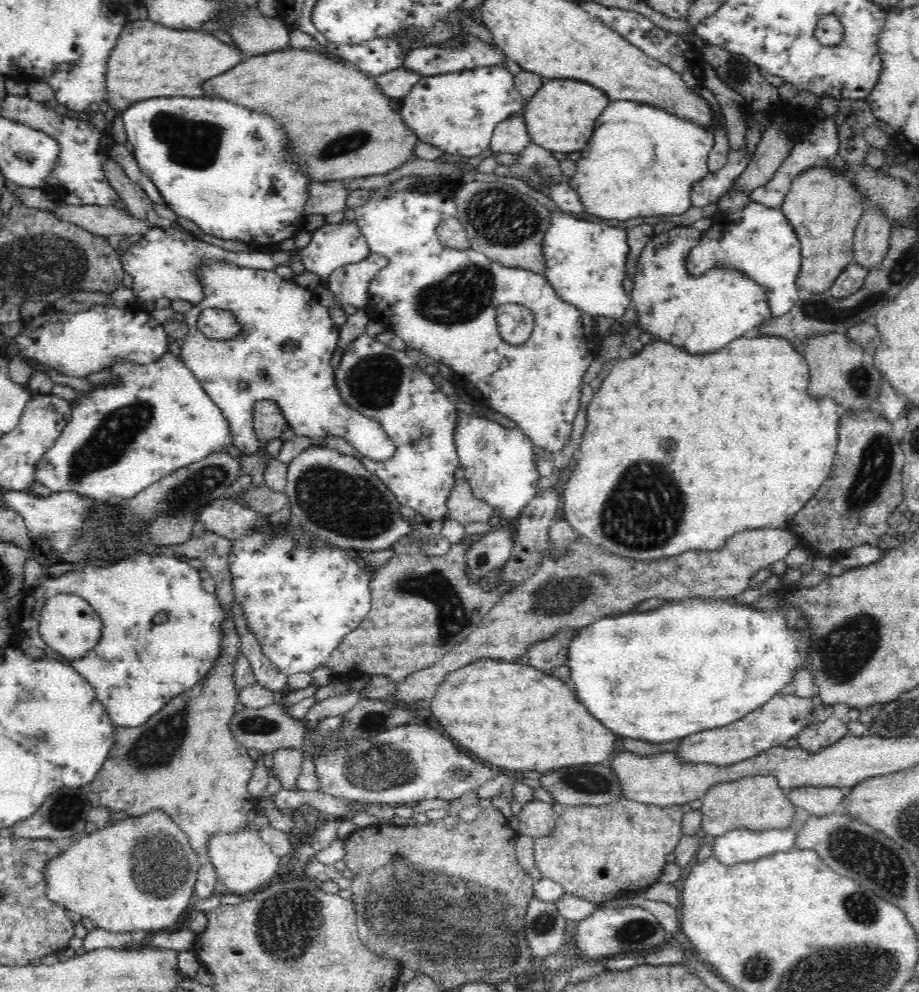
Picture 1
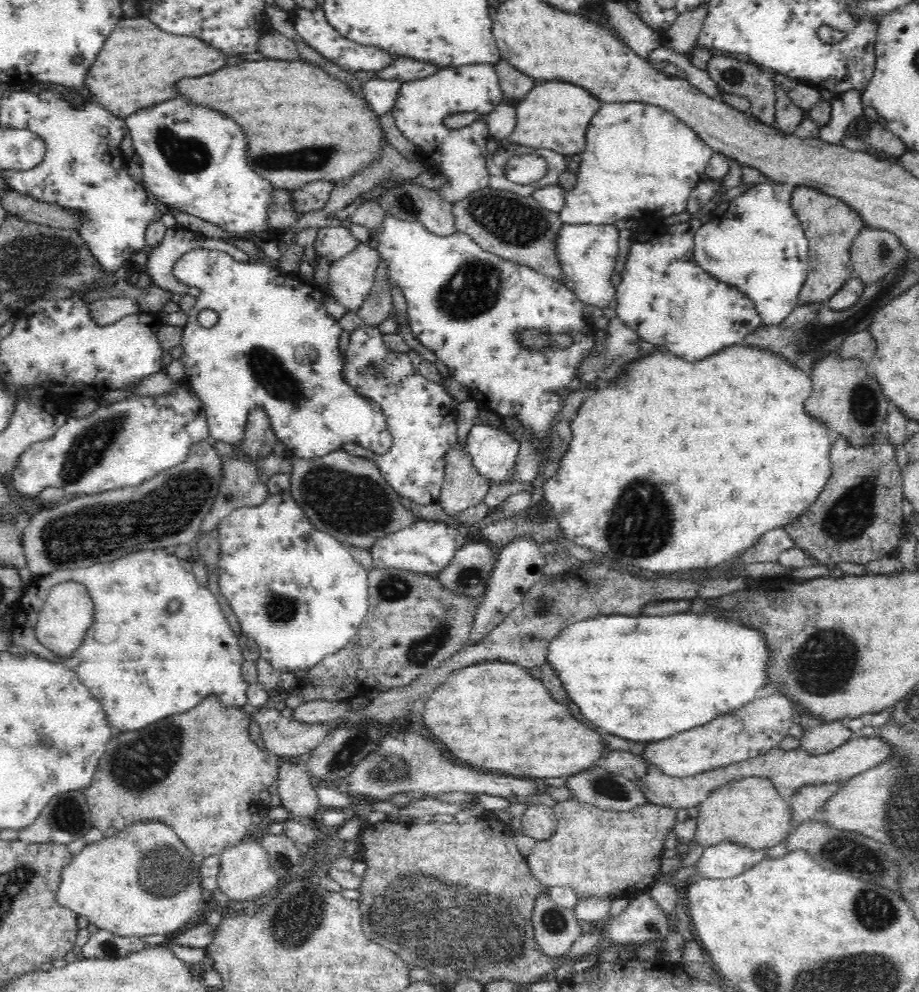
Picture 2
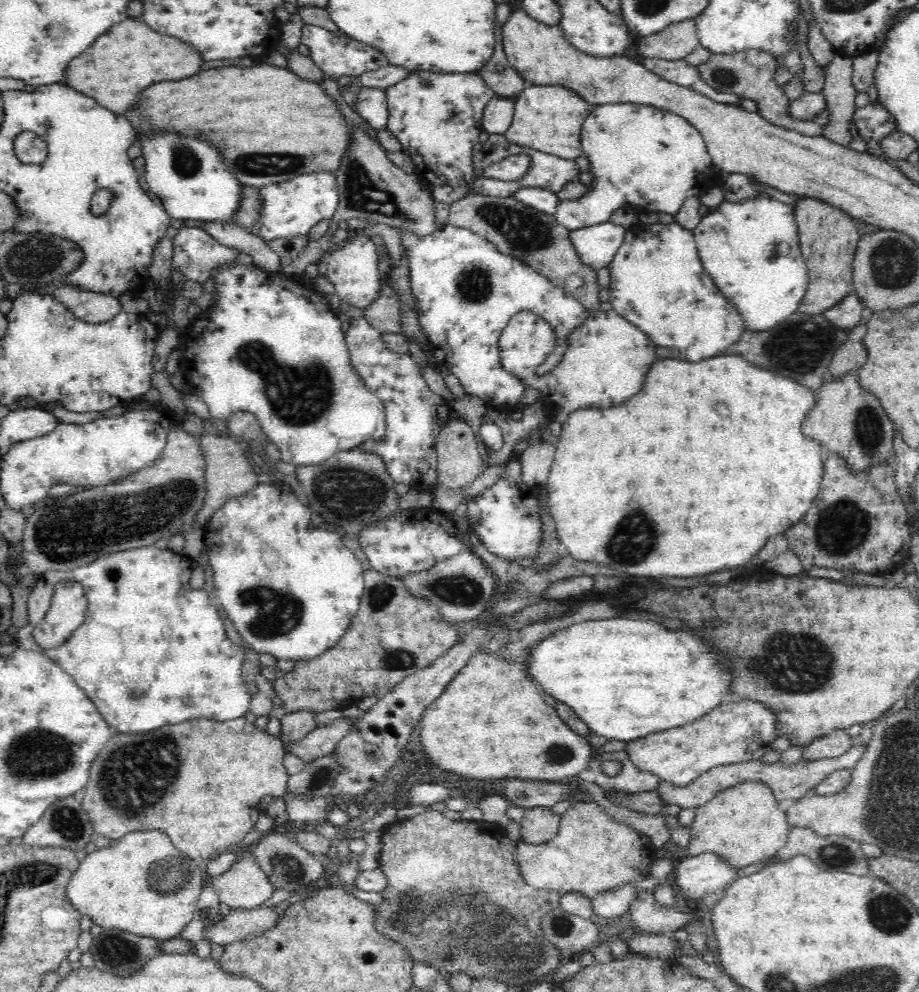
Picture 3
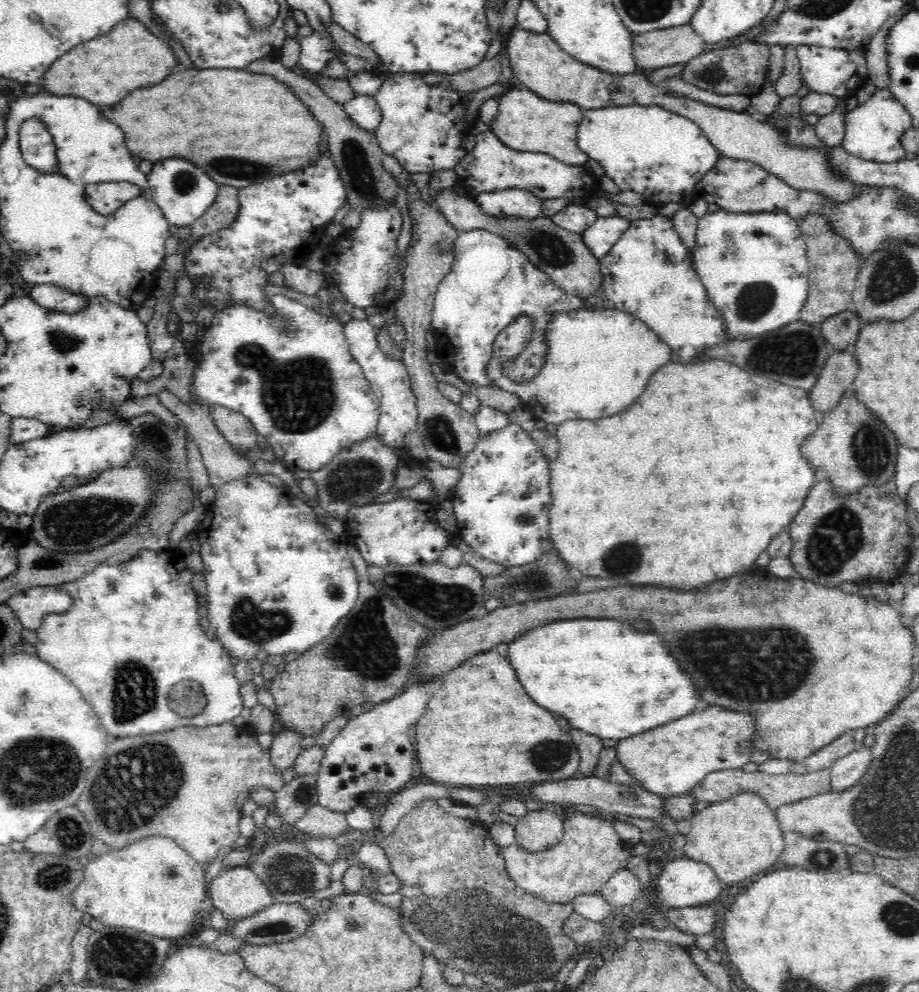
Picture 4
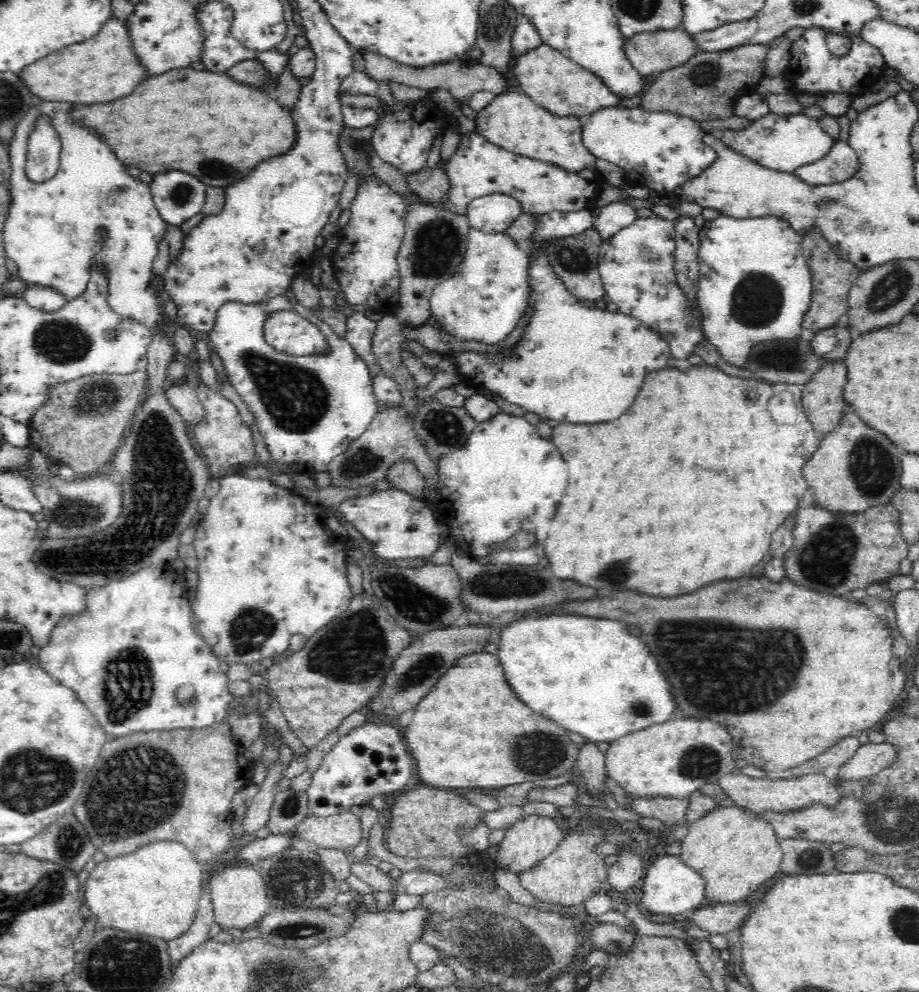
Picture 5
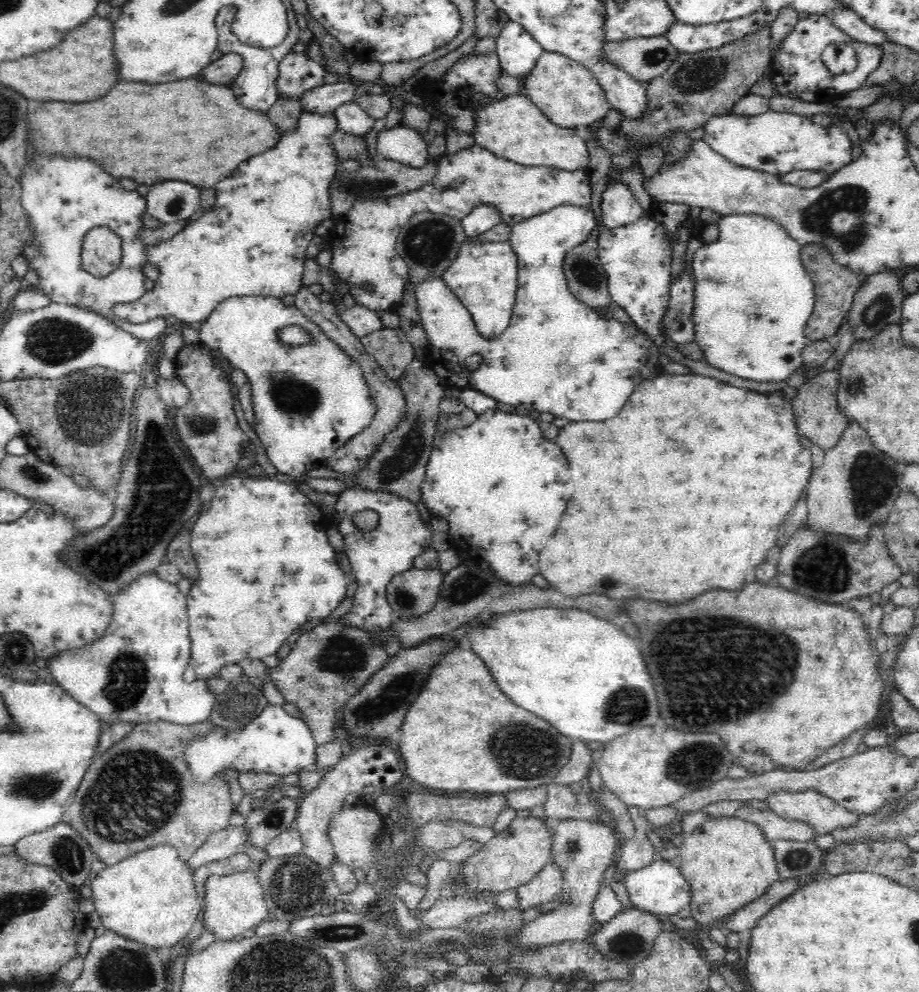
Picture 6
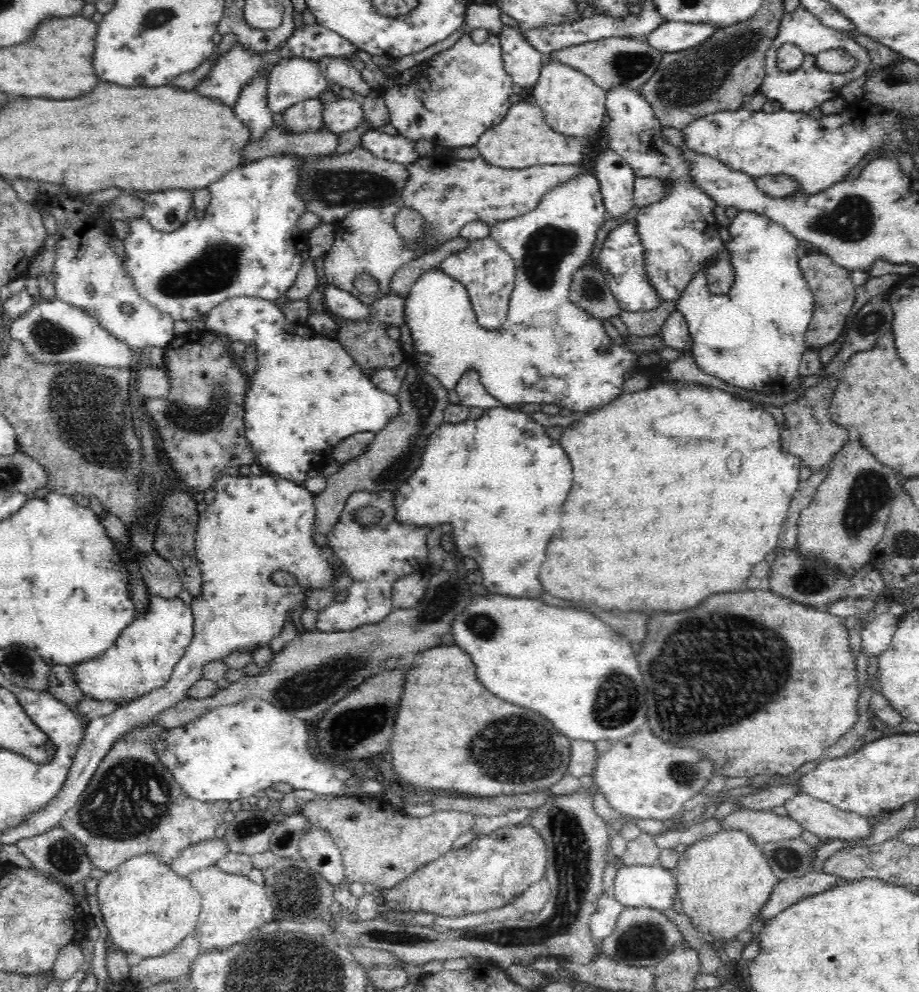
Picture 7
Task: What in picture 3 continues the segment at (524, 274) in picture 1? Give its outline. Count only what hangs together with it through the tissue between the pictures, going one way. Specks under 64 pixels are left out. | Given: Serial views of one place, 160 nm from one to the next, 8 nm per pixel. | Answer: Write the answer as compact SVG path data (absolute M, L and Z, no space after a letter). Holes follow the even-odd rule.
M444 224L440 229L424 236L403 230L401 239L403 251L408 258L411 289L417 306L417 319L427 336L428 346L437 364L445 365L448 372L458 378L466 395L481 398L488 407L506 412L514 410L517 406L523 407L524 404L520 403L520 398L524 396L528 388L518 376L504 368L498 346L501 331L510 322L512 316L516 316L516 313L530 310L548 321L548 324L556 328L560 336L564 336L562 354L550 354L544 364L540 364L535 369L538 377L544 377L551 374L564 359L569 348L568 340L574 328L578 328L589 317L584 305L568 296L563 288L556 286L530 265L500 252L489 240L478 236L469 228Z

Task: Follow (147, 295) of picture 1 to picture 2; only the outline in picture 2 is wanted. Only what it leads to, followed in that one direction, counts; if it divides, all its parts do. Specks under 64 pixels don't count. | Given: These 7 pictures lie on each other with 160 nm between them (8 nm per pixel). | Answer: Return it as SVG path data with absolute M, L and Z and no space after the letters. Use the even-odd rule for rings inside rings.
M177 223L174 227L166 229L164 240L161 240L160 244L149 249L145 272L146 274L149 274L152 282L154 282L156 286L166 292L172 293L175 299L182 298L186 296L186 294L197 297L199 295L199 289L180 282L177 279L177 276L173 273L176 261L180 260L181 256L184 256L184 254L194 249L222 251L228 253L232 258L234 258L234 260L244 263L248 263L249 259L248 252L232 245L232 243L226 243L220 239L208 239L202 235L195 234L195 232L192 232L180 225L180 223ZM109 298L98 301L92 301L88 305L88 311L92 315L92 319L99 325L106 326L107 324L114 324L117 320L128 316L129 314L136 314L141 311L138 302L130 298Z

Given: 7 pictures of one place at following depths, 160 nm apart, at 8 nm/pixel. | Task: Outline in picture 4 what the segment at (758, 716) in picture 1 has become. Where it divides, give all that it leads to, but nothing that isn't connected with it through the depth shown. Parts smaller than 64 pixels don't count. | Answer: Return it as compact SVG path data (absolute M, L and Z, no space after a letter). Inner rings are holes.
M710 706L702 712L688 714L660 728L619 740L616 745L618 761L634 775L640 786L660 797L684 795L711 772L739 769L752 756L752 740L756 719L748 712L734 712Z

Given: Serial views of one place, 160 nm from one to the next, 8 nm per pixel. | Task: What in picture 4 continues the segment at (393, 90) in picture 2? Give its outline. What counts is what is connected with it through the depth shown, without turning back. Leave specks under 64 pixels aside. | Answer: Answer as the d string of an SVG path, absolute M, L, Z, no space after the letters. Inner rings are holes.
M355 93L343 107L349 118L364 130L375 133L382 122L382 111L372 95Z

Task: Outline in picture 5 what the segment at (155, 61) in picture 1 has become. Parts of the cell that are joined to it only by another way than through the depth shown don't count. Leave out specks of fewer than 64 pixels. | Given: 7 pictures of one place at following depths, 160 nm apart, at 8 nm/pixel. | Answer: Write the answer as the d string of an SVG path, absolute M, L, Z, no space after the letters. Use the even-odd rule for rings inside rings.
M110 18L102 32L82 44L72 44L60 52L50 54L48 58L30 64L20 74L20 79L28 90L42 100L58 102L80 102L80 104L102 104L112 102L134 92L140 82L144 82L146 70L140 58L134 52L132 38L128 36L128 25L123 20Z

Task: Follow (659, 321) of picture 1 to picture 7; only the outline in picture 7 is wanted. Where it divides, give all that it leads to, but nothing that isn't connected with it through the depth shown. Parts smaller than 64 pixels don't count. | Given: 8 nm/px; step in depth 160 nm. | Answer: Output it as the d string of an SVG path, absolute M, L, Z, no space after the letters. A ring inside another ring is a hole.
M636 218L621 223L608 233L599 253L599 265L622 311L648 312L656 310L662 303L644 267L644 248L636 227Z

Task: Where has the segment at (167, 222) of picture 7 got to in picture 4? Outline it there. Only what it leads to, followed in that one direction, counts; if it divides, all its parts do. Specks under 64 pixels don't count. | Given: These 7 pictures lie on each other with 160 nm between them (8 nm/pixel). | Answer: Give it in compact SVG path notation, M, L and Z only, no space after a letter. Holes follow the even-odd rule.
M184 158L158 160L148 174L147 181L152 198L158 203L168 222L178 227L190 226L198 220L212 206L218 194L218 184L212 182L212 178L208 178L208 174L200 166Z

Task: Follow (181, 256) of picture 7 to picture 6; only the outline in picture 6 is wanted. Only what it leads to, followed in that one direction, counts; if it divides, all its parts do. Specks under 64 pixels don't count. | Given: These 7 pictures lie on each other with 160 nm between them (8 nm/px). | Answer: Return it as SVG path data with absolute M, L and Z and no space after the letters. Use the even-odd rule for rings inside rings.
M302 110L298 119L297 127L293 131L285 132L281 136L281 140L274 148L268 149L268 152L260 154L260 156L254 156L250 160L246 160L244 164L240 164L240 168L236 172L232 172L230 178L218 182L214 186L216 191L216 202L212 208L204 212L200 218L195 221L188 222L186 228L179 231L172 238L162 241L158 246L146 245L146 262L152 262L159 267L159 277L155 283L149 284L146 294L142 295L142 298L135 300L134 302L128 302L126 304L118 304L114 307L114 314L124 321L131 322L132 324L145 324L154 318L165 316L176 316L177 325L185 326L191 324L202 324L204 320L212 314L212 311L224 300L232 297L243 296L273 296L284 297L286 294L295 295L300 288L302 288L302 274L304 274L304 262L306 262L306 250L308 250L308 244L315 235L314 230L324 222L332 218L332 205L330 205L330 182L336 174L338 166L338 158L334 147L331 146L332 134L338 130L338 121L334 117L334 113L328 113L327 115L320 115L312 111Z

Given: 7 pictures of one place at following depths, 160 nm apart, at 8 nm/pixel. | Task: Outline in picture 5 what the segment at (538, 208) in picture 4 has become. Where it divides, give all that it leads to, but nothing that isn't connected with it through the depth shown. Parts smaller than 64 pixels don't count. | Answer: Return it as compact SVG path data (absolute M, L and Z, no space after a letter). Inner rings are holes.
M494 193L472 200L466 216L470 227L485 233L504 233L522 213L516 197Z

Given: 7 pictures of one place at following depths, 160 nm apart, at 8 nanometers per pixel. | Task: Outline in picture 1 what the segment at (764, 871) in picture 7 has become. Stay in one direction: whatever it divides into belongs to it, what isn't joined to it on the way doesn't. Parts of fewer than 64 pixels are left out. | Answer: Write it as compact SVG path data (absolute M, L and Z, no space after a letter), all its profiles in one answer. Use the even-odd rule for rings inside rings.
M772 775L745 776L735 781L714 785L706 791L701 801L703 816L701 829L715 838L736 828L746 828L753 832L788 830L798 811L780 788L778 779Z

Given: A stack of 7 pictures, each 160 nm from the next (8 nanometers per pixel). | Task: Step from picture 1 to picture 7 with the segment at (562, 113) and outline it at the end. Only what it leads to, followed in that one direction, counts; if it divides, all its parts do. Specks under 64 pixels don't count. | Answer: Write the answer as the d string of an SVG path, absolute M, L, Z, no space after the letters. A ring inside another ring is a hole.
M526 101L512 103L504 120L484 132L476 147L488 164L516 169L543 164L578 165L586 151L580 138L556 132L545 121L543 110Z

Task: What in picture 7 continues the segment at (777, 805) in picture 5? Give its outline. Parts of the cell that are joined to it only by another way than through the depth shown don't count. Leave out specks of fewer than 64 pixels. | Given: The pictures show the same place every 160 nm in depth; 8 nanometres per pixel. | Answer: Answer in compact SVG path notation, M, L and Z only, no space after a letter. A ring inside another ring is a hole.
M795 794L783 806L789 817L800 823L804 831L815 834L821 841L856 841L872 836L873 828L867 817L840 810L833 804L818 800L809 794Z

